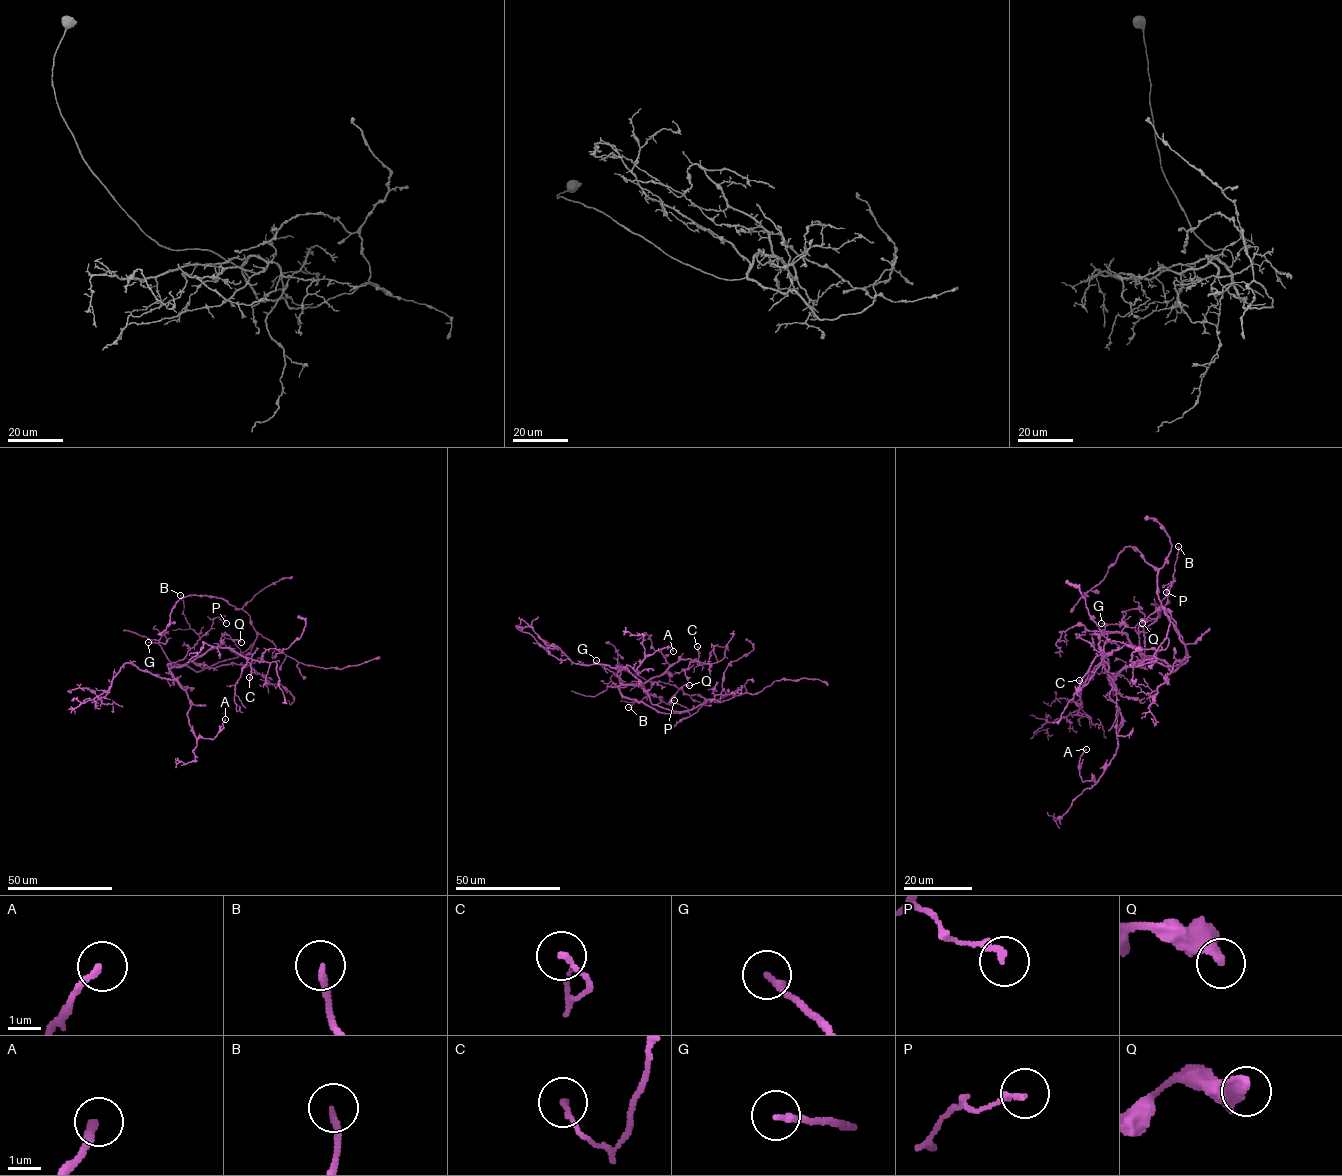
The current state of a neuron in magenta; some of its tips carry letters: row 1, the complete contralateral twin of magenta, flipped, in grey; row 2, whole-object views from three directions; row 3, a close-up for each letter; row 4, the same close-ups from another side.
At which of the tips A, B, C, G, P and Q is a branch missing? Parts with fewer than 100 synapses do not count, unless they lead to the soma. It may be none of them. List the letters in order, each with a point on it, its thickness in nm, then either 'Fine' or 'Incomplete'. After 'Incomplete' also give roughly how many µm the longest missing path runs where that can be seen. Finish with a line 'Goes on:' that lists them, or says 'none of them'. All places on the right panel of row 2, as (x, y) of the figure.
A: Place: (1086, 749). Thickness 240 nm. Fine
B: Place: (1178, 546). Thickness 170 nm. Fine
C: Place: (1079, 680). Thickness 160 nm. Fine
G: Place: (1101, 623). Thickness 190 nm. Fine
P: Place: (1166, 592). Thickness 170 nm. Fine
Q: Place: (1142, 623). Thickness 320 nm. Fine
Goes on: none of them

